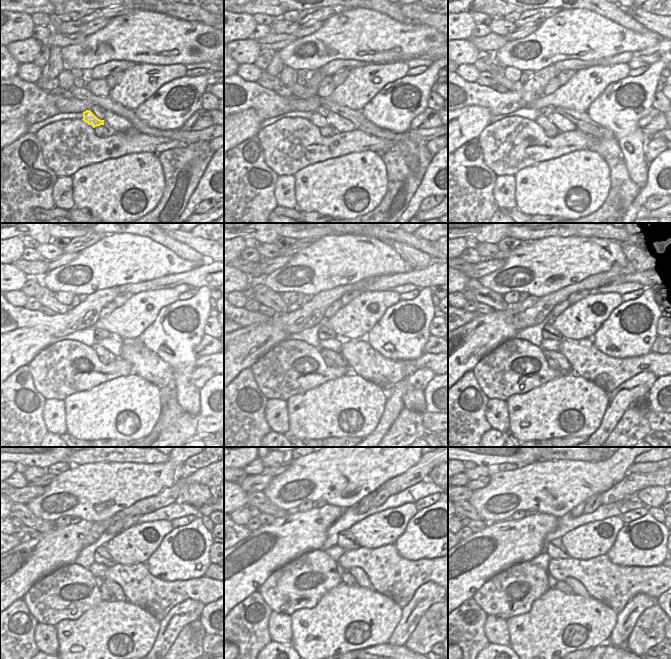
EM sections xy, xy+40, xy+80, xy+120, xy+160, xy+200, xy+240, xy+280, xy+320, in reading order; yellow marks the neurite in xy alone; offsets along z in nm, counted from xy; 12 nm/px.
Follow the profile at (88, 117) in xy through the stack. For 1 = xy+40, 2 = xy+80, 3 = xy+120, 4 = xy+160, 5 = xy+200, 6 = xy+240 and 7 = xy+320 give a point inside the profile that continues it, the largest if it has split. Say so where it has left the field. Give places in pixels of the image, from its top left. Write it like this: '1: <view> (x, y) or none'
1: xy+40 (319, 121)
2: xy+80 (543, 121)
3: xy+120 (100, 351)
4: xy+160 (335, 357)
5: xy+200 (555, 355)
6: xy+240 (115, 588)
7: xy+320 (577, 587)

